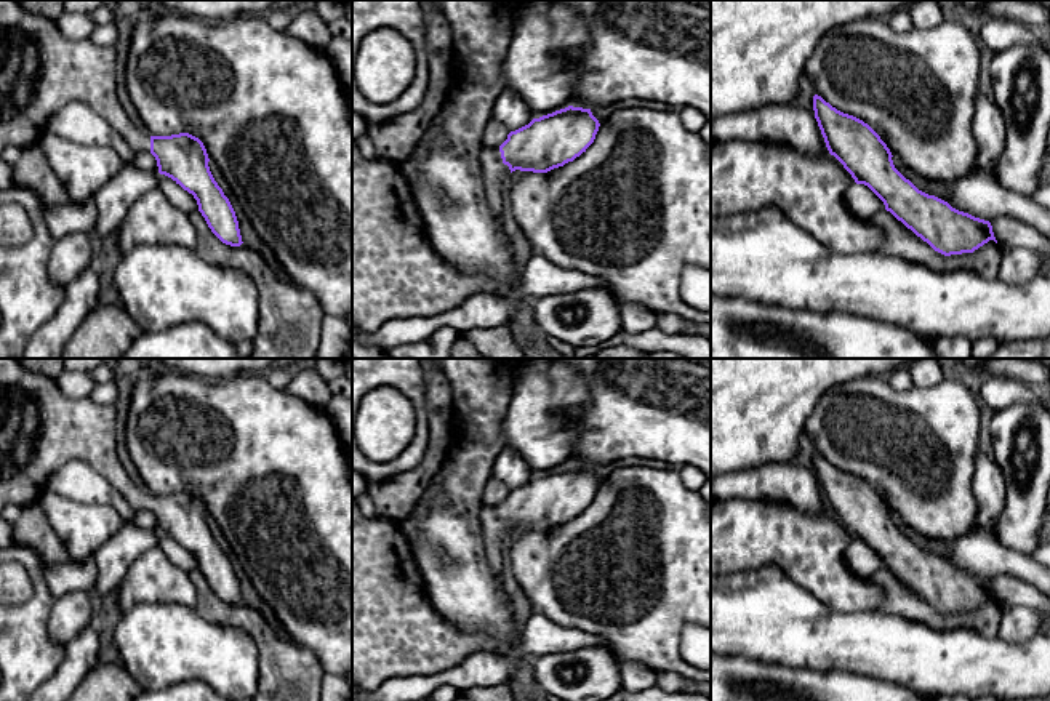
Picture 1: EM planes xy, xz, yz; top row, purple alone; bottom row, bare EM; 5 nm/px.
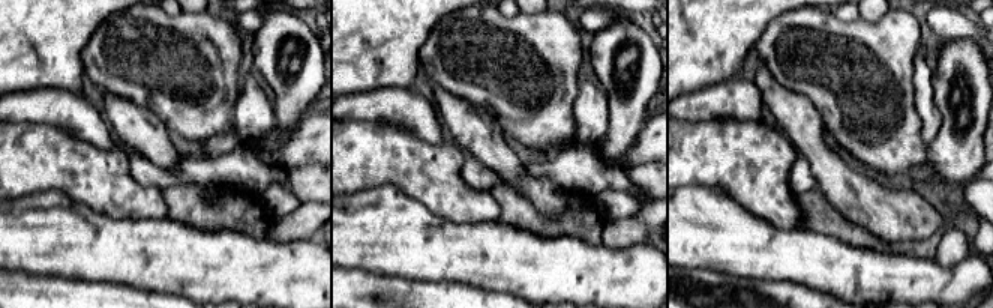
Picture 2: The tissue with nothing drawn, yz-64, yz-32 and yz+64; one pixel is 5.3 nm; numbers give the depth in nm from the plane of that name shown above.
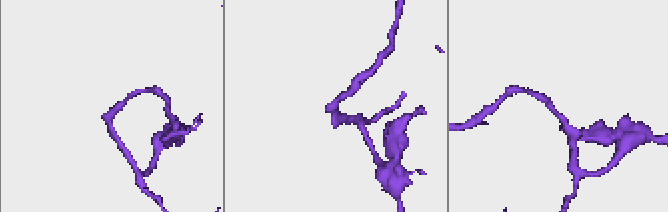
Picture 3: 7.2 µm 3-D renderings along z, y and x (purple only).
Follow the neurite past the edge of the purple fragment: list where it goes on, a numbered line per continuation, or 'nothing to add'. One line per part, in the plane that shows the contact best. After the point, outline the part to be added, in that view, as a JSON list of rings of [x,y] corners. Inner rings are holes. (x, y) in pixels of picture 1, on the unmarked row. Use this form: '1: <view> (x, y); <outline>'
1: xz (492, 527); [[[483,504],[480,509],[480,533],[485,551],[485,559],[493,573],[501,578],[501,539],[511,533],[507,523],[503,522],[498,506]]]

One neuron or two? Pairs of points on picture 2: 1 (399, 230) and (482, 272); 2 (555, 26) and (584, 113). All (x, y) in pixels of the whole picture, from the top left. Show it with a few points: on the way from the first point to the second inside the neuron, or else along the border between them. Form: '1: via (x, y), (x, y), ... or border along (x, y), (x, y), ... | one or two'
1: via (420, 245), (461, 253) | one
2: border along (581, 77), (573, 104), (575, 128) | two

